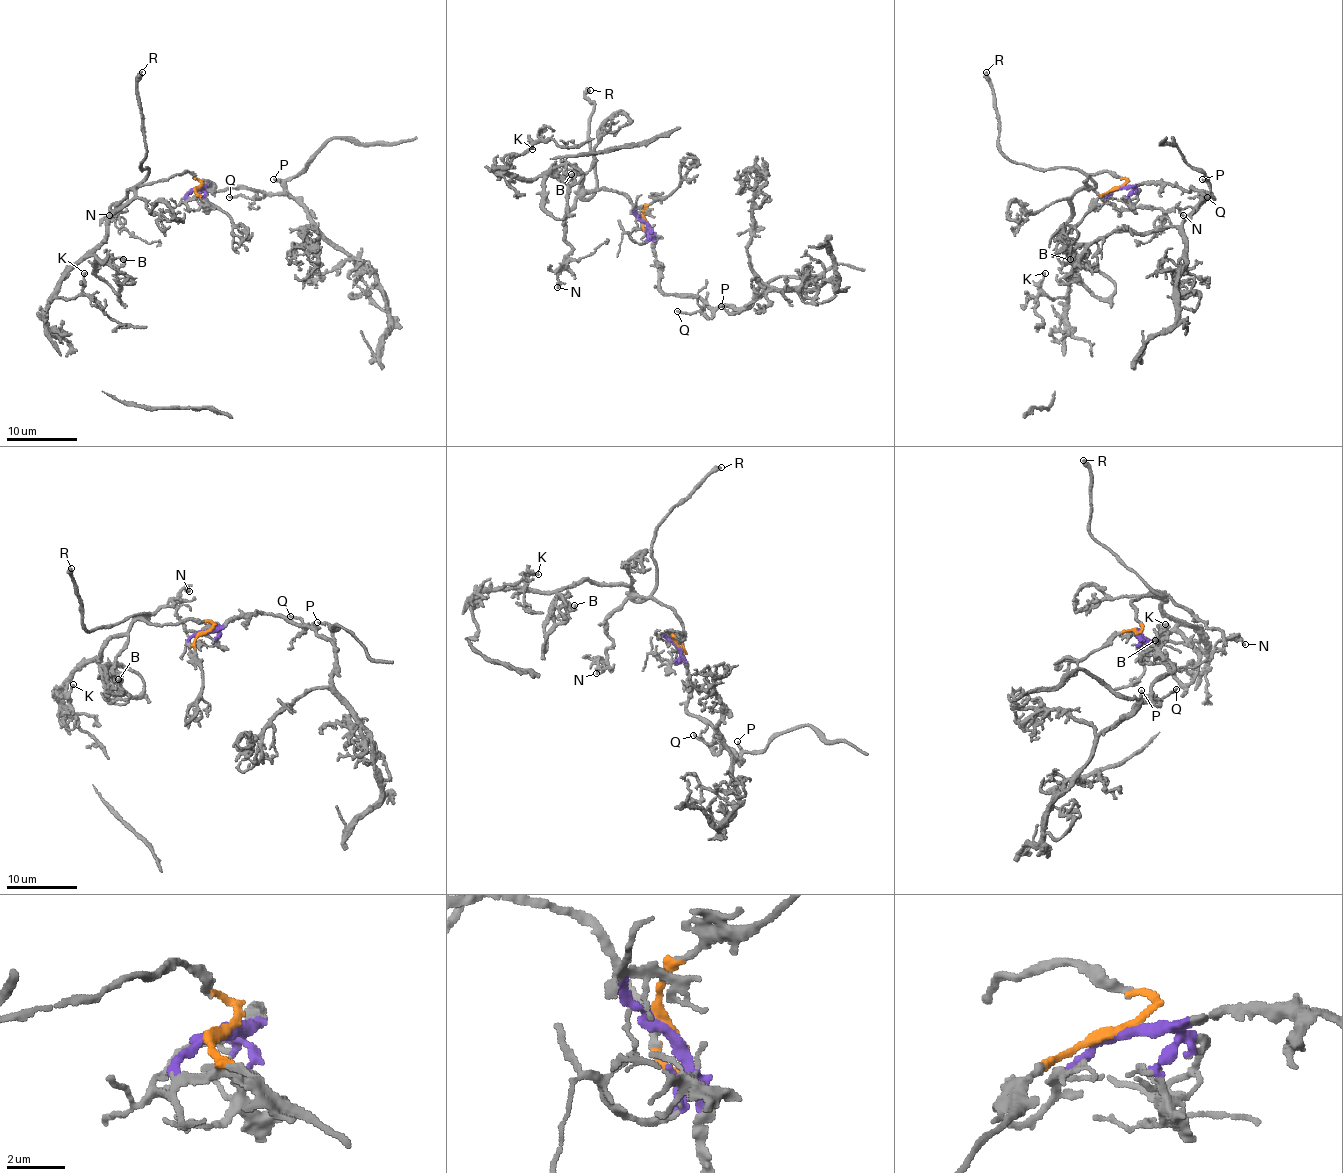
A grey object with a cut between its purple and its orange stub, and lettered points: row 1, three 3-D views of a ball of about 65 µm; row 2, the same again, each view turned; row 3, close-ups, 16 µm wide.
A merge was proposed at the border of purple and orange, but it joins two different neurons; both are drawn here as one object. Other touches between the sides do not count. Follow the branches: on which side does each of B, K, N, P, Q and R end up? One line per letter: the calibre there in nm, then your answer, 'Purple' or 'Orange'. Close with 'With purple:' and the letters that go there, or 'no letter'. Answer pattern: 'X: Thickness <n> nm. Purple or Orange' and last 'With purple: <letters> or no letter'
B: Thickness 200 nm. Orange
K: Thickness 160 nm. Orange
N: Thickness 120 nm. Orange
P: Thickness 180 nm. Purple
Q: Thickness 170 nm. Purple
R: Thickness 420 nm. Orange
With purple: P, Q

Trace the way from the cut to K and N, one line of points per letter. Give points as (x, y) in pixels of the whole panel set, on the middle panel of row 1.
K: (645, 221), (580, 175), (505, 168), (533, 149)
N: (645, 221), (647, 230), (614, 190), (584, 193), (565, 221), (572, 251), (558, 288)

